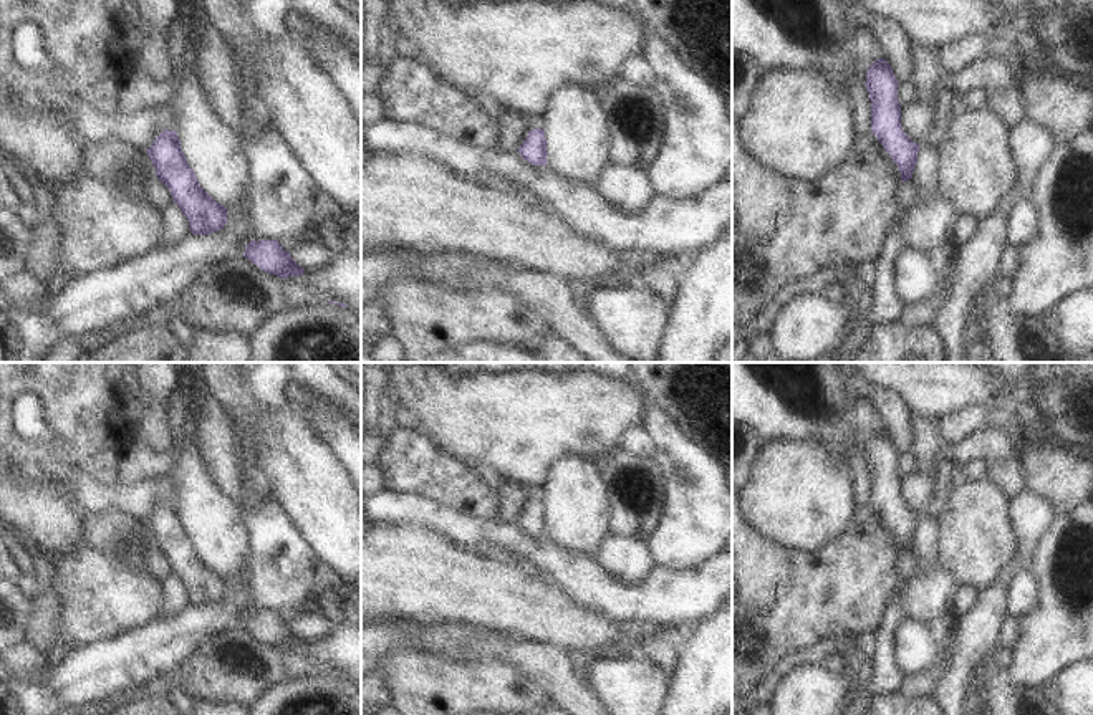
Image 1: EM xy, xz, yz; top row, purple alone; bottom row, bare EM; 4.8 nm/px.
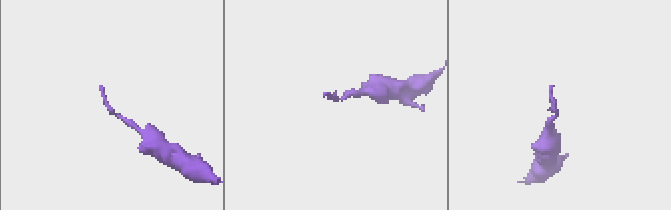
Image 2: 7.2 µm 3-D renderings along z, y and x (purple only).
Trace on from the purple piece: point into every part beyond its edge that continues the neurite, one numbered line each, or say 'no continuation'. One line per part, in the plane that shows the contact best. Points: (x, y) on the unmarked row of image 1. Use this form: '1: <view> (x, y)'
no continuation

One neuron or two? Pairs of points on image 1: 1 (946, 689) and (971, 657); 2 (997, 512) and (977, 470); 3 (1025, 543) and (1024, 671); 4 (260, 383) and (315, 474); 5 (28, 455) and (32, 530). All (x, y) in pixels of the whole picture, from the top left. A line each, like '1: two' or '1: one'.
1: one
2: two
3: two
4: two
5: two

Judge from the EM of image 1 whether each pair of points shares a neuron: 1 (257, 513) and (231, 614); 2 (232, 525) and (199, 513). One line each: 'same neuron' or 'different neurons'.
1: same neuron
2: same neuron

